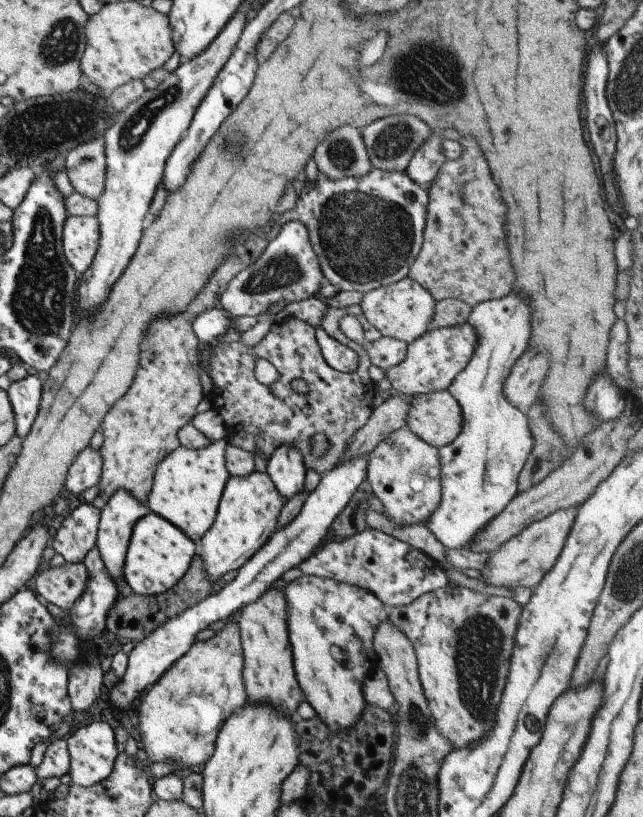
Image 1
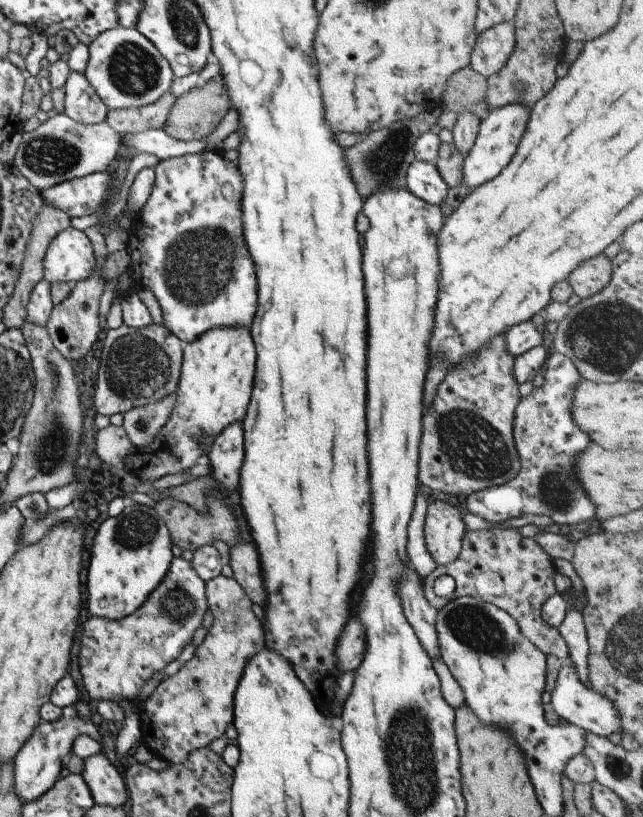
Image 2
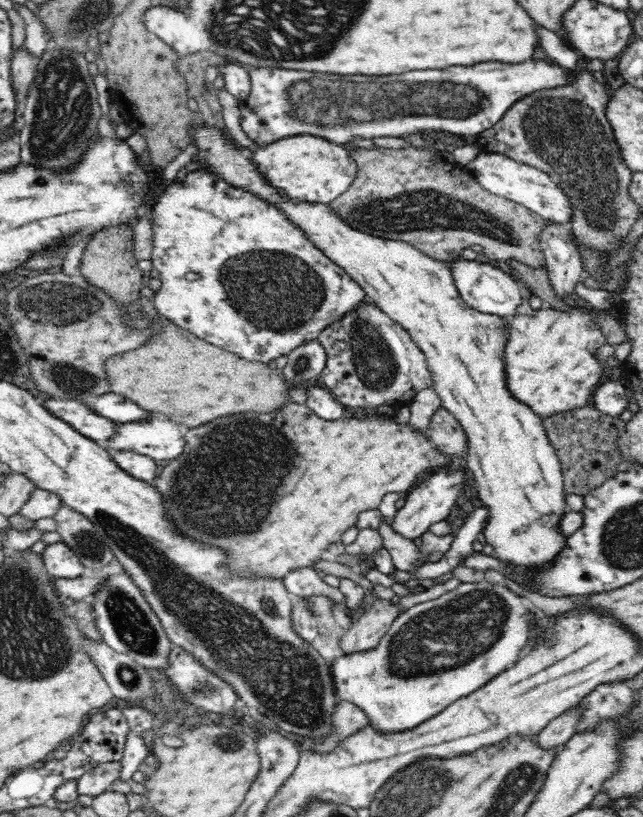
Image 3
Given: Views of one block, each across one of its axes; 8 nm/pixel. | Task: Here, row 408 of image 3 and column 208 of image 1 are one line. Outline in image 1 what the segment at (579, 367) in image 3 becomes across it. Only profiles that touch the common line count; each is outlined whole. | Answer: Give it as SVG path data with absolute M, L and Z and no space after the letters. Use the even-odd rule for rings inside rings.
M252 471L248 476L227 480L212 528L203 536L203 569L214 583L222 581L229 570L244 566L276 532L285 498L277 491L268 473Z

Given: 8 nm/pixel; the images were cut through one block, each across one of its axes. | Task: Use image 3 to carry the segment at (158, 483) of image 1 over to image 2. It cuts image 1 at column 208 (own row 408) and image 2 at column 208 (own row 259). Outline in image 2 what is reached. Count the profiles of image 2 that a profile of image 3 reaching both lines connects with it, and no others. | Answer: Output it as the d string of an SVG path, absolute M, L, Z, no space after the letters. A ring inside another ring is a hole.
M212 328L194 342L185 343L174 410L148 446L131 450L122 470L126 469L138 480L154 482L204 461L202 436L216 440L224 428L244 420L254 382L254 362L256 348L248 328Z

